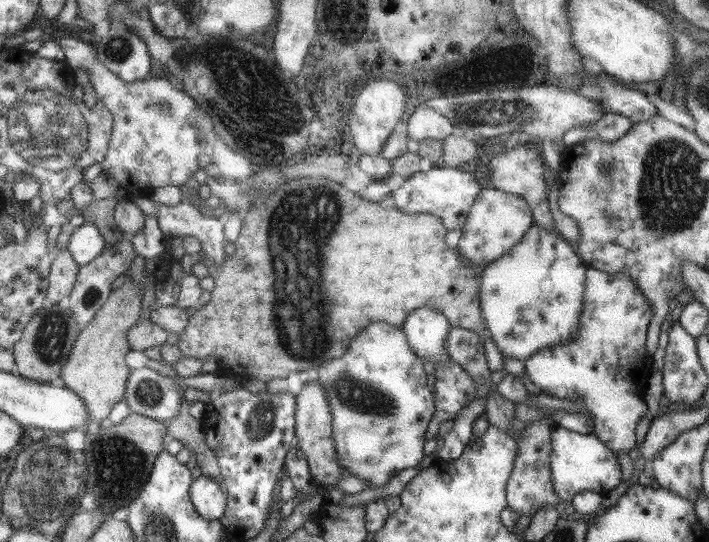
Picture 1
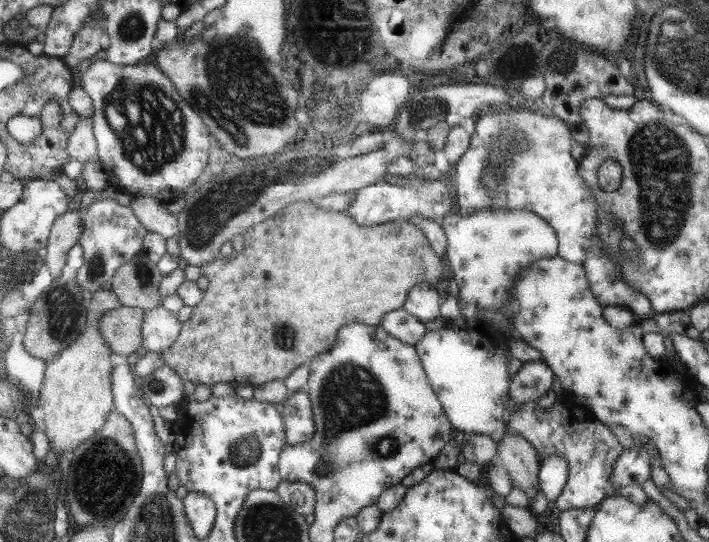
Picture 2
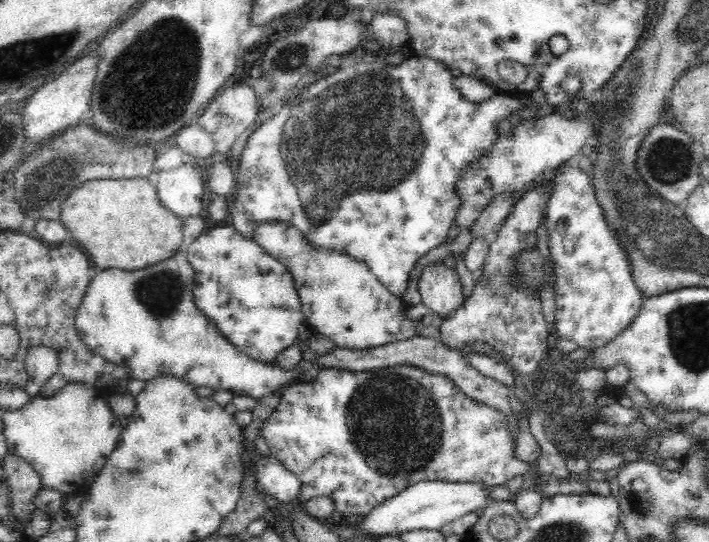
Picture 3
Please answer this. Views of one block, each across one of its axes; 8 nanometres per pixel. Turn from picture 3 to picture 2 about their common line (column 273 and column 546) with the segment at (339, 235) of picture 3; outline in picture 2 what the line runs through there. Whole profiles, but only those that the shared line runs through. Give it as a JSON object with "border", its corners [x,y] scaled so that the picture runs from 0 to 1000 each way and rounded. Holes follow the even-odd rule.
{"border":[[[718,203],[715,207],[695,207],[695,210],[684,208],[678,210],[676,216],[670,218],[669,225],[669,244],[663,251],[663,266],[656,282],[647,295],[645,295],[640,304],[642,310],[642,362],[645,362],[645,384],[647,399],[663,399],[670,391],[680,387],[681,384],[690,382],[693,387],[718,387],[718,386],[739,386],[742,391],[753,393],[755,397],[764,400],[772,413],[781,421],[786,430],[787,441],[787,470],[793,474],[794,480],[805,482],[814,487],[822,487],[822,478],[825,478],[825,467],[828,467],[828,456],[845,456],[850,470],[859,474],[853,454],[850,454],[849,439],[842,435],[842,417],[843,417],[843,395],[838,376],[838,367],[832,362],[834,354],[828,351],[825,336],[819,332],[819,325],[814,321],[812,303],[805,288],[805,271],[811,266],[803,249],[801,238],[794,225],[790,225],[786,214],[757,214],[746,203]]]}

